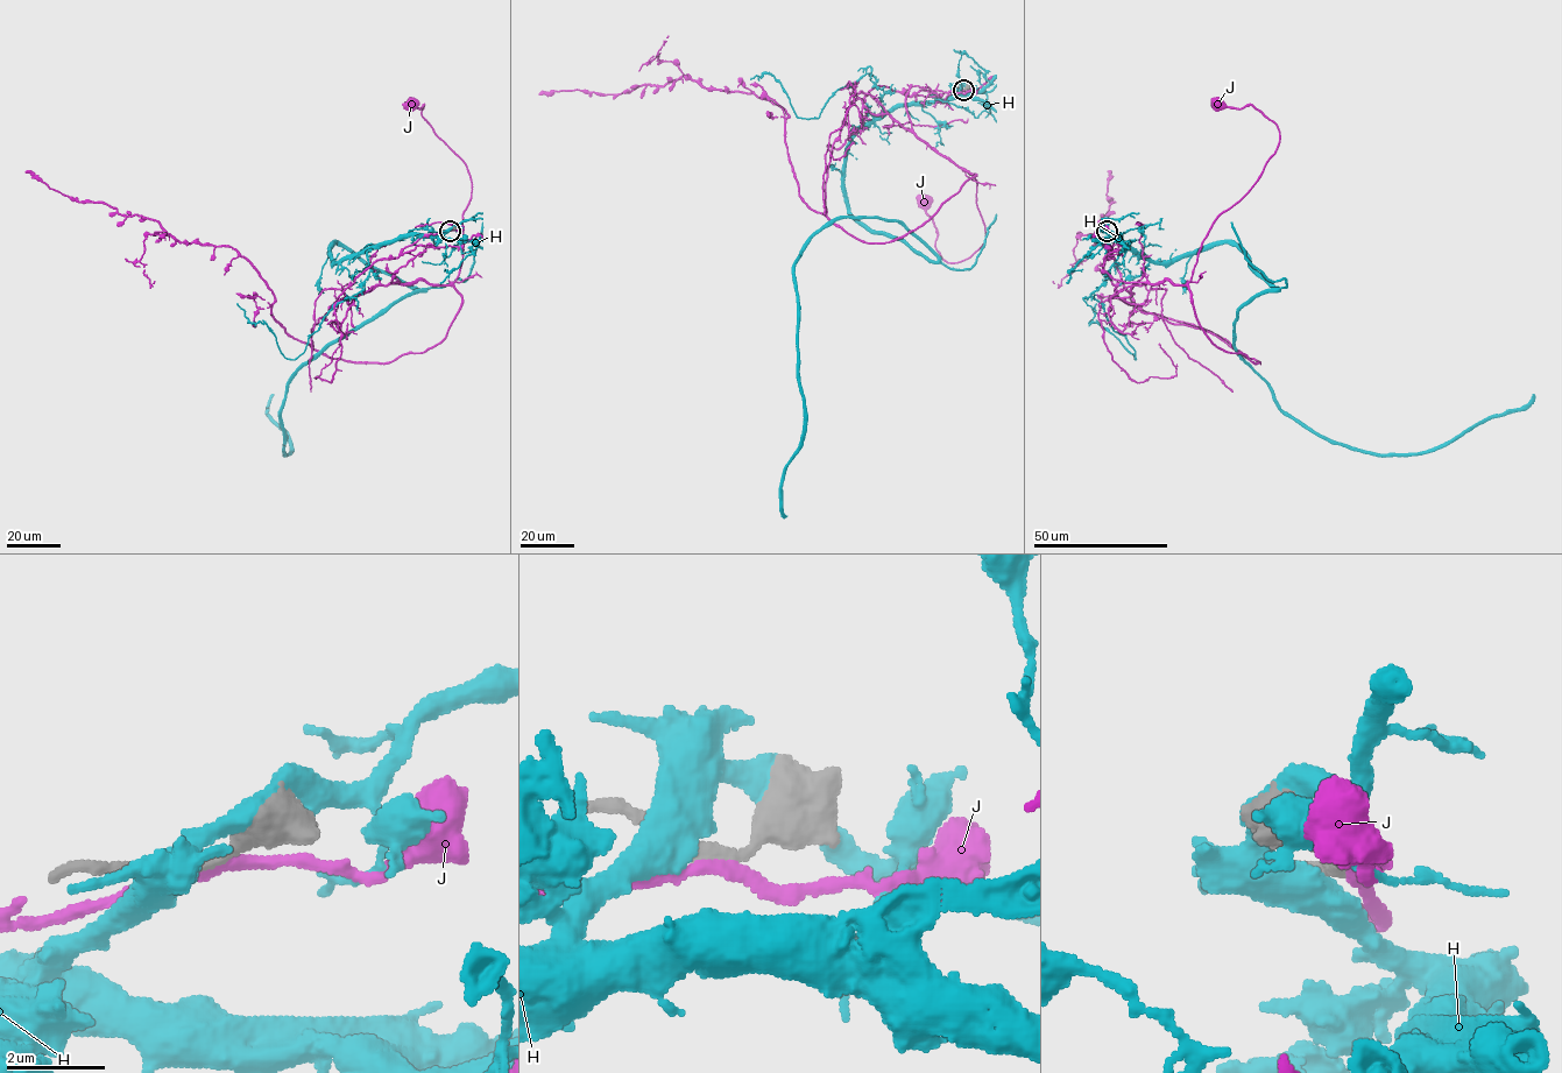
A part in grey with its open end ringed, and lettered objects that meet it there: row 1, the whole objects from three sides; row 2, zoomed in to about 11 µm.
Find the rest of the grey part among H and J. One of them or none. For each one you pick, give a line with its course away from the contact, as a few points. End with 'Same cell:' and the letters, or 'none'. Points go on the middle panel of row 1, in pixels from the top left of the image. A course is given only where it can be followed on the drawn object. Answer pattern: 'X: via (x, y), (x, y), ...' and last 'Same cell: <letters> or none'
J: via (962, 90), (912, 86), (907, 113), (976, 179), (983, 242), (945, 261), (925, 202)
Same cell: J

